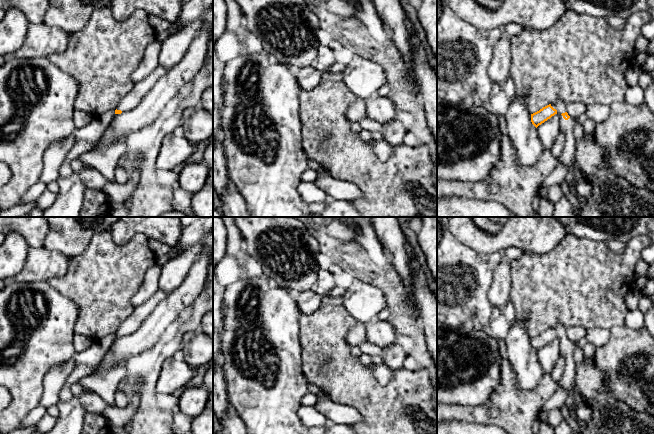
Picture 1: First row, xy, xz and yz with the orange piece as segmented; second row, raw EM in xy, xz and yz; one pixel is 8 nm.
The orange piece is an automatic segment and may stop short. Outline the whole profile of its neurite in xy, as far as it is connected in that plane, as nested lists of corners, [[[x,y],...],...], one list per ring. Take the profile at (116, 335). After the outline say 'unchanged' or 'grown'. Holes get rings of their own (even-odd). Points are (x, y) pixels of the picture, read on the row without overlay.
[[[158,289],[149,300],[137,307],[134,307],[133,313],[119,326],[115,338],[121,338],[136,332],[142,322],[150,315],[165,296],[166,293]]]; grown

